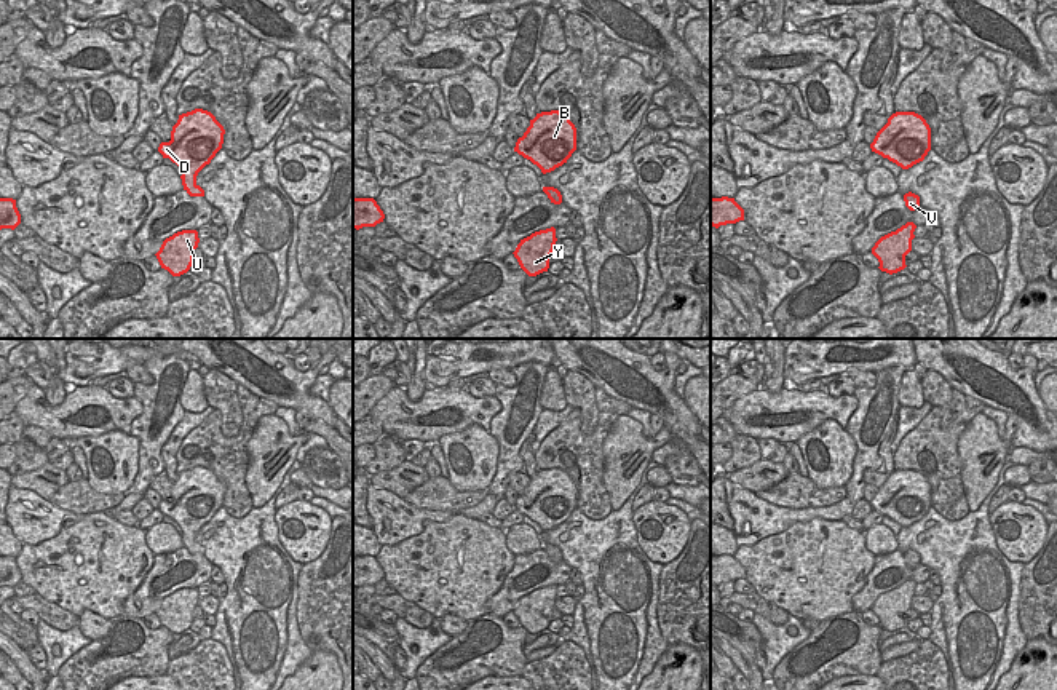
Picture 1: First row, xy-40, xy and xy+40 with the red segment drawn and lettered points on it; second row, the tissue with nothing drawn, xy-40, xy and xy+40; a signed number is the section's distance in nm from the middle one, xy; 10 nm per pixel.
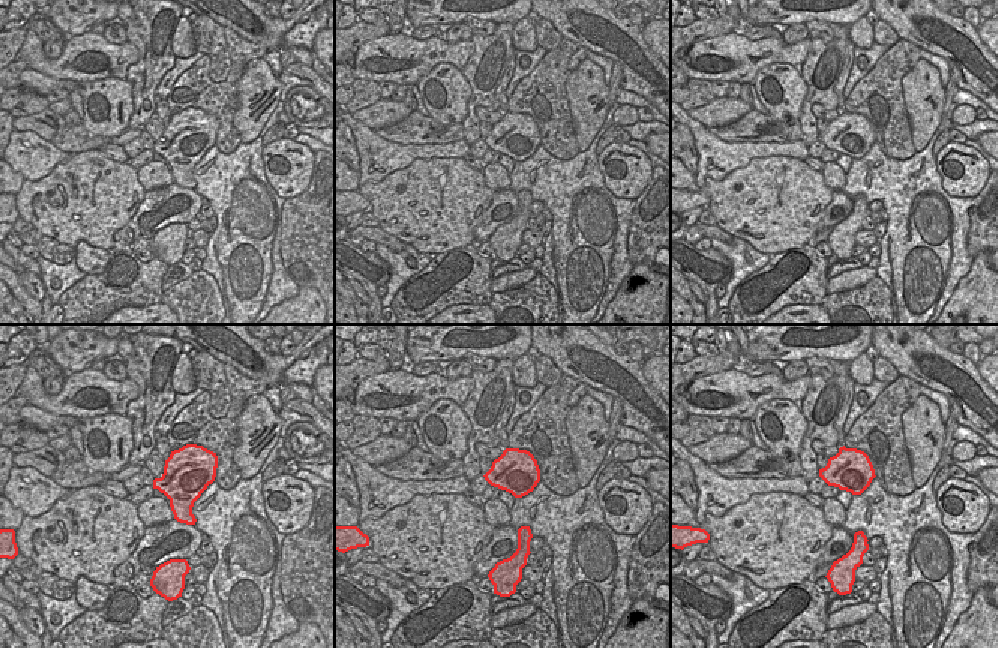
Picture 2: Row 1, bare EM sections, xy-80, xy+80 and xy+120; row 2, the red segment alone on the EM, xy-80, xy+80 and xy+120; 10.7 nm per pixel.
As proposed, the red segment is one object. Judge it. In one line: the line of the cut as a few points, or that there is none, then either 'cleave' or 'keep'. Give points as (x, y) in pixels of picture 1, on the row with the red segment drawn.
no cut; keep

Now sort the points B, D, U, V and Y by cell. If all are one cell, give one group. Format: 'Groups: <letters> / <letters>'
Groups: B D U V Y.

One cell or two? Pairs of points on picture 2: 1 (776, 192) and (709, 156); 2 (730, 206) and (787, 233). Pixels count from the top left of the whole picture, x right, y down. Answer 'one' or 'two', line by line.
1: two
2: one

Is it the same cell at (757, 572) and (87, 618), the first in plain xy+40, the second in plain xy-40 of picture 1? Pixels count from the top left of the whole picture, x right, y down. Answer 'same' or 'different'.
different

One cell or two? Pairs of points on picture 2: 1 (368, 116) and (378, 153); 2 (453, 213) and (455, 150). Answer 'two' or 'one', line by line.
1: two
2: two

